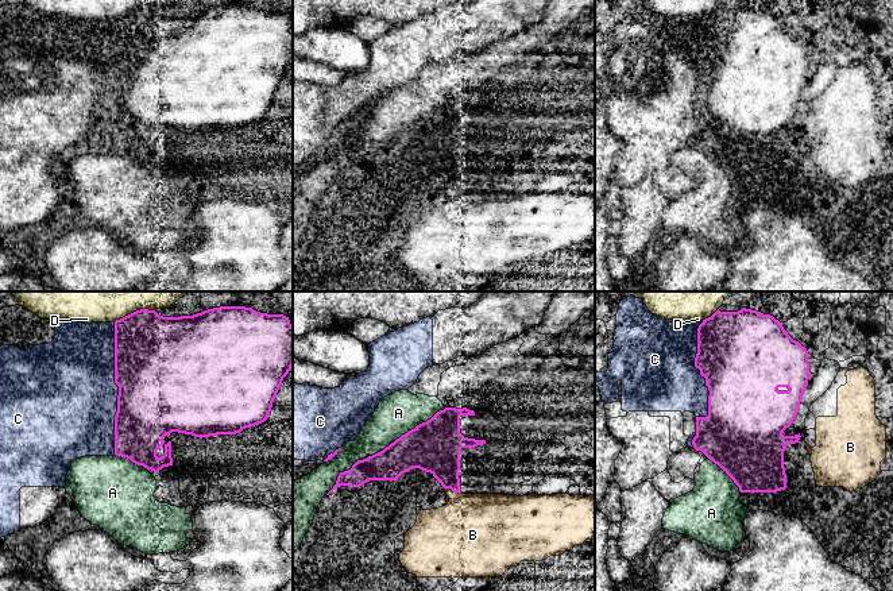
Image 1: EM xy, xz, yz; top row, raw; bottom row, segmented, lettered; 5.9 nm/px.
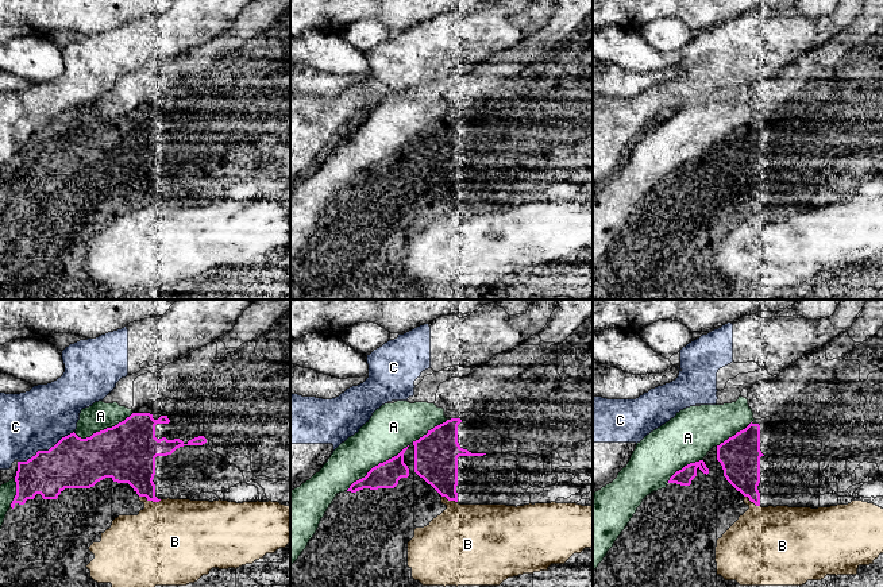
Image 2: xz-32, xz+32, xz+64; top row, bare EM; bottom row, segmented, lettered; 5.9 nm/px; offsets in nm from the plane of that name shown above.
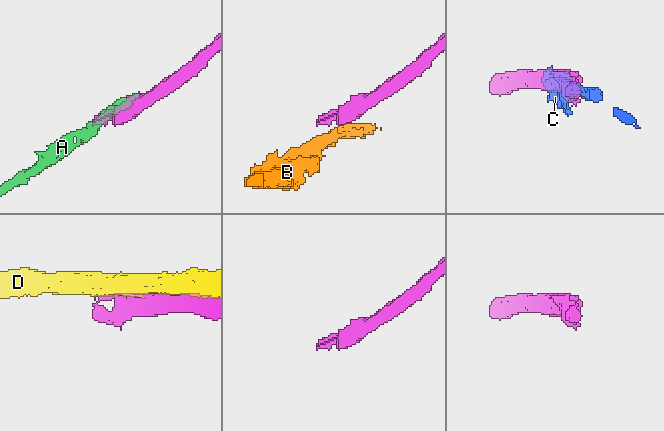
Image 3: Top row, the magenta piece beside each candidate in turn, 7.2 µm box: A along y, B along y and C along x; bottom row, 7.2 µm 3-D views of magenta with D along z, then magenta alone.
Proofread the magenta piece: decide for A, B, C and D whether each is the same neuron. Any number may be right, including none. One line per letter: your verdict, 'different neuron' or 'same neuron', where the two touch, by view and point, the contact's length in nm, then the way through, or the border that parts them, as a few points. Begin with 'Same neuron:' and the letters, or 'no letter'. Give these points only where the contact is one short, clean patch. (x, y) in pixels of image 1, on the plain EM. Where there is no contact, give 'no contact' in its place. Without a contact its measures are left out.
Same neuron: no letter
A: different neuron; contact xz (383, 147); length 900 nm
B: different neuron; contact xz (452, 188); length 100 nm
C: different neuron; contact xy (119, 87); length 800 nm
D: different neuron; contact yz (711, 14); length 130 nm

